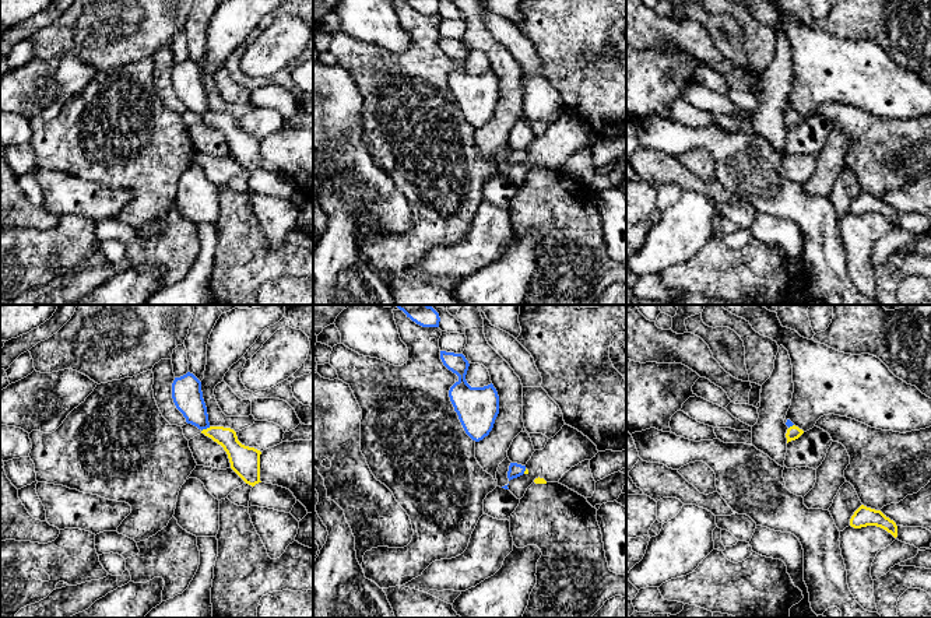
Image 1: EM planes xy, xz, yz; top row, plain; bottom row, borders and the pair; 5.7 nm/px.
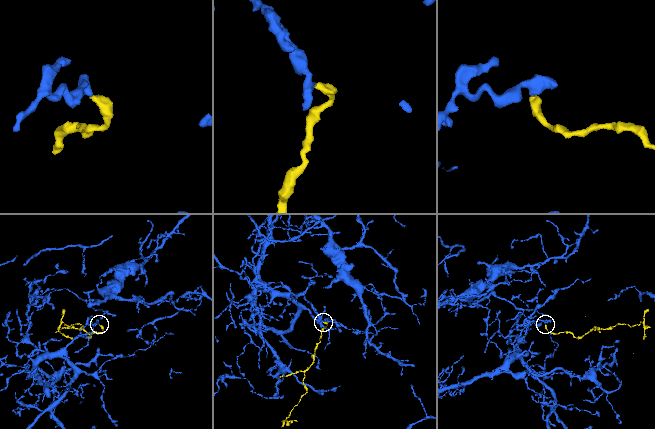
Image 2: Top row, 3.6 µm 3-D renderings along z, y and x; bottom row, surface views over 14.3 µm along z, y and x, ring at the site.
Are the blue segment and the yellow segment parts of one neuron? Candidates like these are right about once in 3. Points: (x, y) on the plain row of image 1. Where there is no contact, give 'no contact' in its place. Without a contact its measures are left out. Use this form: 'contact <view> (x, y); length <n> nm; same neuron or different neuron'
contact xy (206, 115); length 60 nm; same neuron

